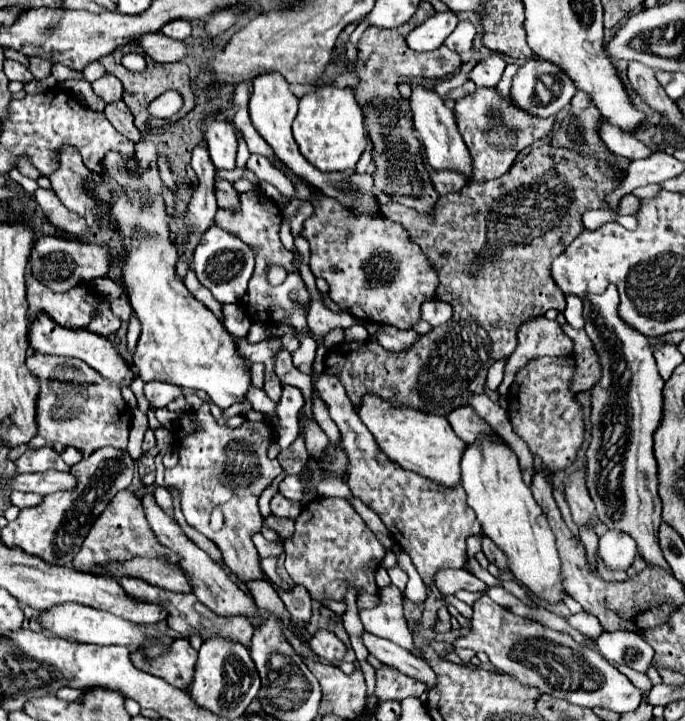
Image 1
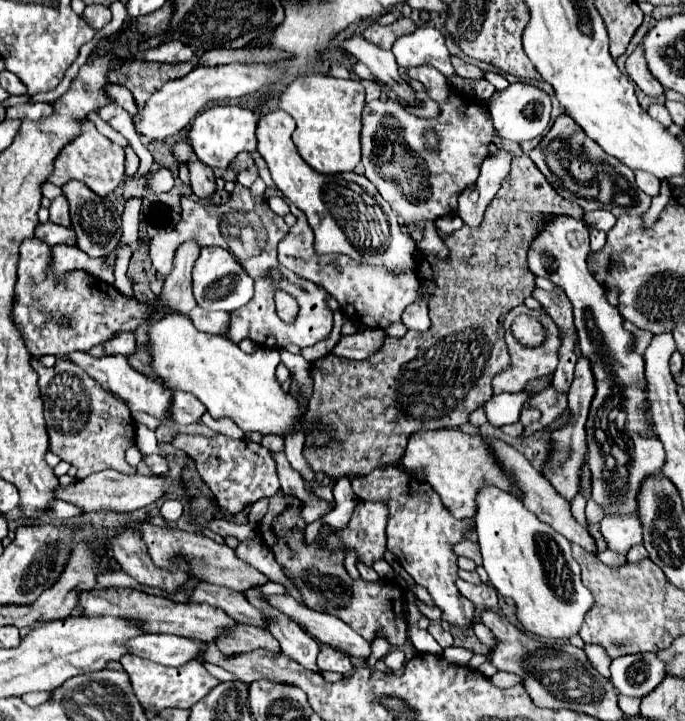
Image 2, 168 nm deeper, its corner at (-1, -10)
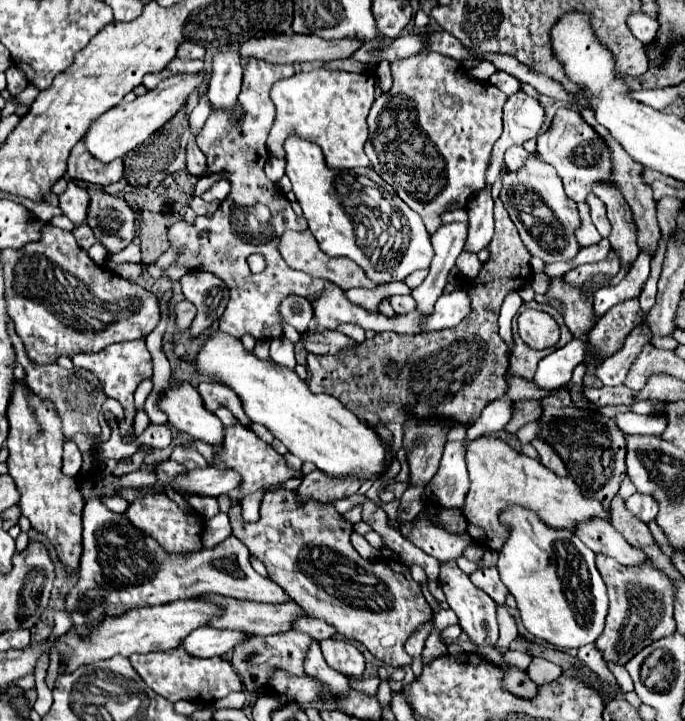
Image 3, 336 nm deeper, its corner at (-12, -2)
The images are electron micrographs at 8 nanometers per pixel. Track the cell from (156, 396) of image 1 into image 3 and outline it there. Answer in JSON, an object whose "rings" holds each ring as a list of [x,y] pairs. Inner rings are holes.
{"rings":[[[202,382],[202,384],[198,384],[198,394],[202,396],[206,410],[216,412],[220,406],[224,406],[230,412],[234,412],[242,424],[250,426],[248,416],[244,414],[242,406],[240,406],[240,398],[236,398],[236,394],[232,394],[232,390],[228,390],[226,386],[220,386],[218,382]]]}

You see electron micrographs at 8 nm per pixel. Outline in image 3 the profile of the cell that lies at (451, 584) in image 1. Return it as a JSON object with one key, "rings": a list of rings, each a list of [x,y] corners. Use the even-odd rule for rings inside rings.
{"rings":[[[480,568],[470,574],[470,580],[476,588],[484,590],[496,604],[504,604],[508,588],[502,584],[496,568]]]}

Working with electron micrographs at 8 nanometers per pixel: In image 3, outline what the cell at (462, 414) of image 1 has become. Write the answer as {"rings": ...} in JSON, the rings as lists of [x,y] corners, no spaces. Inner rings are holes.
{"rings":[[[588,518],[584,522],[578,522],[574,534],[578,534],[590,550],[612,556],[616,562],[624,566],[638,566],[640,562],[648,560],[644,552],[630,546],[608,520]]]}

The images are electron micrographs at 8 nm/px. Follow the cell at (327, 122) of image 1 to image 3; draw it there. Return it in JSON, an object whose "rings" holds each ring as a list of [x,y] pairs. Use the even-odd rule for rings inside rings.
{"rings":[[[328,68],[298,72],[288,80],[276,82],[276,86],[272,86],[272,100],[278,114],[268,136],[270,154],[282,158],[284,138],[290,132],[296,132],[322,148],[330,168],[350,170],[368,167],[370,162],[364,152],[364,144],[368,140],[366,116],[374,102],[374,88],[376,76],[372,72],[344,72]]]}

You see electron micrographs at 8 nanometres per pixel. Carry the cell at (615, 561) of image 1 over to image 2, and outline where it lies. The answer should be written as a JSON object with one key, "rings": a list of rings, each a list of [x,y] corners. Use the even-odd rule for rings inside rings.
{"rings":[[[607,514],[601,520],[601,534],[607,540],[607,546],[627,554],[629,548],[641,542],[641,522],[635,514]]]}

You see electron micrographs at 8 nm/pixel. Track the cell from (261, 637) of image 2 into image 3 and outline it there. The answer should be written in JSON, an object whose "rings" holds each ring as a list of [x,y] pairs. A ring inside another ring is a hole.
{"rings":[[[288,630],[282,634],[270,634],[270,636],[254,636],[254,638],[240,642],[232,650],[230,662],[232,662],[234,670],[240,674],[244,686],[254,692],[258,686],[266,686],[268,676],[272,674],[274,668],[290,670],[292,674],[304,674],[302,662],[304,662],[304,654],[308,650],[308,642],[312,642],[312,638],[308,634],[296,632],[296,630]]]}

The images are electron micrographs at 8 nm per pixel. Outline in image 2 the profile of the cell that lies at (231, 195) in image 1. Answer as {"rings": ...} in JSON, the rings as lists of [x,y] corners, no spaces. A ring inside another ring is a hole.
{"rings":[[[197,158],[189,162],[189,182],[197,198],[209,198],[215,192],[213,170]]]}

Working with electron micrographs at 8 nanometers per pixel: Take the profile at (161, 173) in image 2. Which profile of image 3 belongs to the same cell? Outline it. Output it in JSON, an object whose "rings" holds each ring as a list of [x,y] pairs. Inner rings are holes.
{"rings":[[[200,98],[200,102],[196,104],[196,108],[190,112],[190,116],[188,116],[188,120],[190,120],[190,128],[192,128],[192,132],[194,134],[198,134],[202,128],[204,128],[204,122],[206,122],[206,118],[210,116],[210,106],[208,106],[208,100],[206,98]]]}

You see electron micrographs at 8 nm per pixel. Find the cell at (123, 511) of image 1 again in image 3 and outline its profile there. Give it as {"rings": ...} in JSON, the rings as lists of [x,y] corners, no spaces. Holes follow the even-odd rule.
{"rings":[[[278,488],[278,490],[272,490],[270,496],[264,496],[260,504],[260,522],[256,524],[244,522],[243,525],[241,508],[237,508],[241,507],[239,505],[233,504],[228,511],[230,519],[236,519],[234,523],[232,522],[232,528],[240,526],[233,529],[233,534],[235,531],[236,537],[246,544],[246,548],[250,550],[254,558],[264,562],[264,566],[268,568],[270,580],[278,582],[290,594],[290,598],[296,600],[302,606],[302,610],[306,610],[308,616],[326,620],[344,638],[364,644],[386,666],[396,668],[396,666],[404,666],[412,662],[412,658],[404,650],[404,642],[416,630],[418,624],[432,618],[432,608],[426,602],[420,584],[412,580],[408,566],[400,564],[398,560],[382,560],[382,558],[374,562],[364,560],[350,542],[352,522],[348,522],[332,506],[320,506],[316,500],[308,500],[300,504],[296,490]]]}

